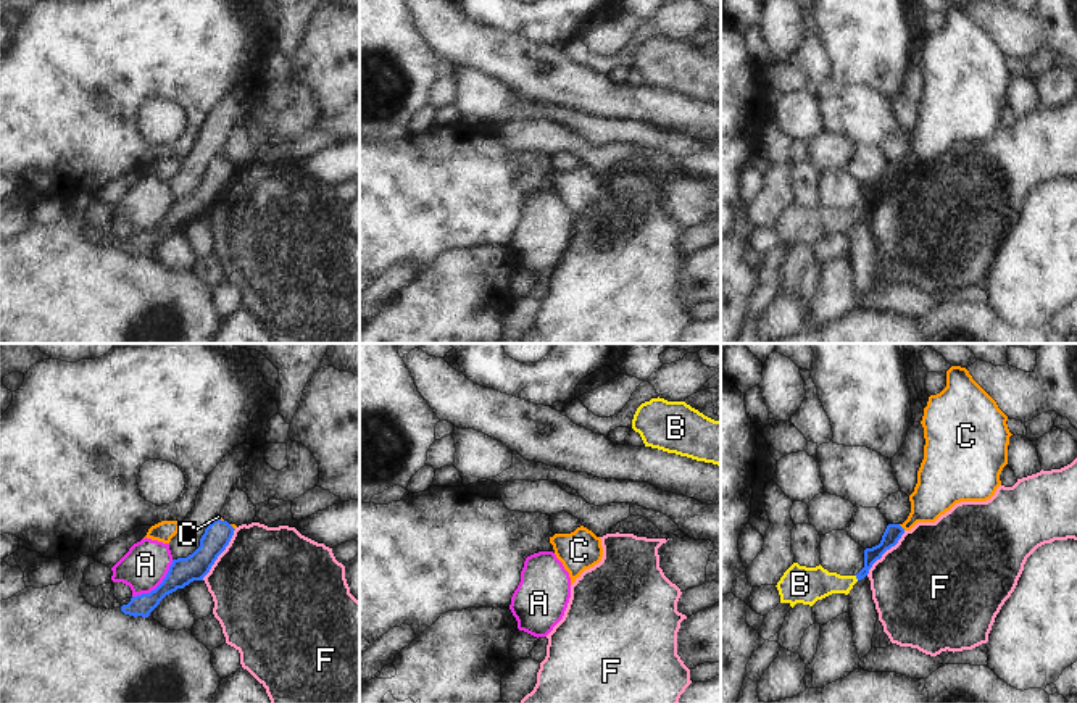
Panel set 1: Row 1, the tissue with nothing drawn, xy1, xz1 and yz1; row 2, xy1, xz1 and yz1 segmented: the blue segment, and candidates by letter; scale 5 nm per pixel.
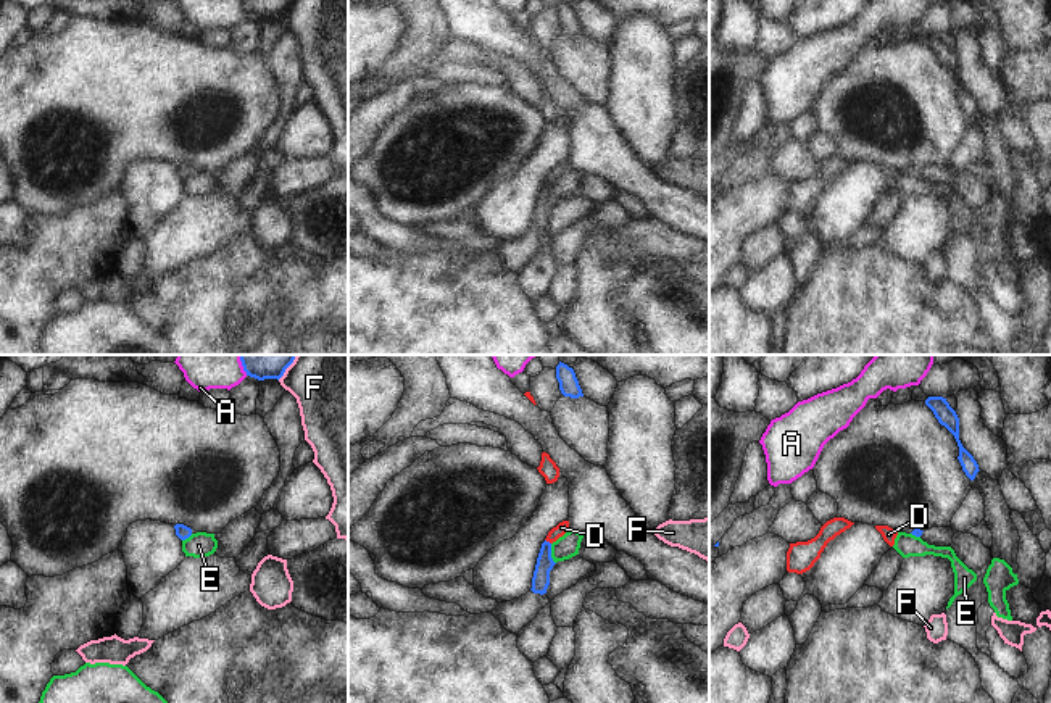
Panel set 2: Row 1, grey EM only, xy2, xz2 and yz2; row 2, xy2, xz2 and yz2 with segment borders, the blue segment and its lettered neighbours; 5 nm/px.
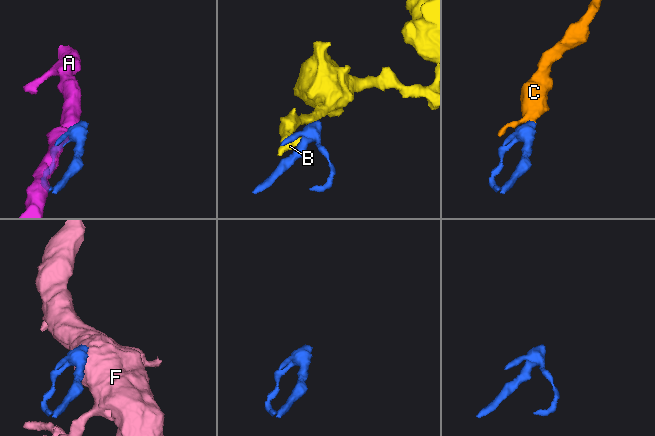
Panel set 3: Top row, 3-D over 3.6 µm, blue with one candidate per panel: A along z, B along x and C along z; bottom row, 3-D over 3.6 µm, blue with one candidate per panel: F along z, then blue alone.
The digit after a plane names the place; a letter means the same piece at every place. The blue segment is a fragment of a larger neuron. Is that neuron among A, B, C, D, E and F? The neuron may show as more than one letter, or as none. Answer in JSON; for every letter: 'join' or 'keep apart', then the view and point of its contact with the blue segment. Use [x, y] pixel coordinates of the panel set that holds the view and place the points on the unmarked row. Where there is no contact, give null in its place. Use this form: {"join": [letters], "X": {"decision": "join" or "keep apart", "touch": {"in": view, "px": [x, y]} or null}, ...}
{"join": ["C", "D"], "A": {"decision": "keep apart", "touch": {"in": "xy1", "px": [158, 224]}}, "B": {"decision": "keep apart", "touch": {"in": "yz1", "px": [856, 216]}}, "C": {"decision": "join", "touch": {"in": "yz1", "px": [900, 165]}}, "D": {"decision": "join", "touch": {"in": "xz2", "px": [548, 181]}}, "E": {"decision": "keep apart", "touch": {"in": "xz2", "px": [550, 192]}}, "F": {"decision": "keep apart", "touch": {"in": "xy1", "px": [220, 192]}}}

